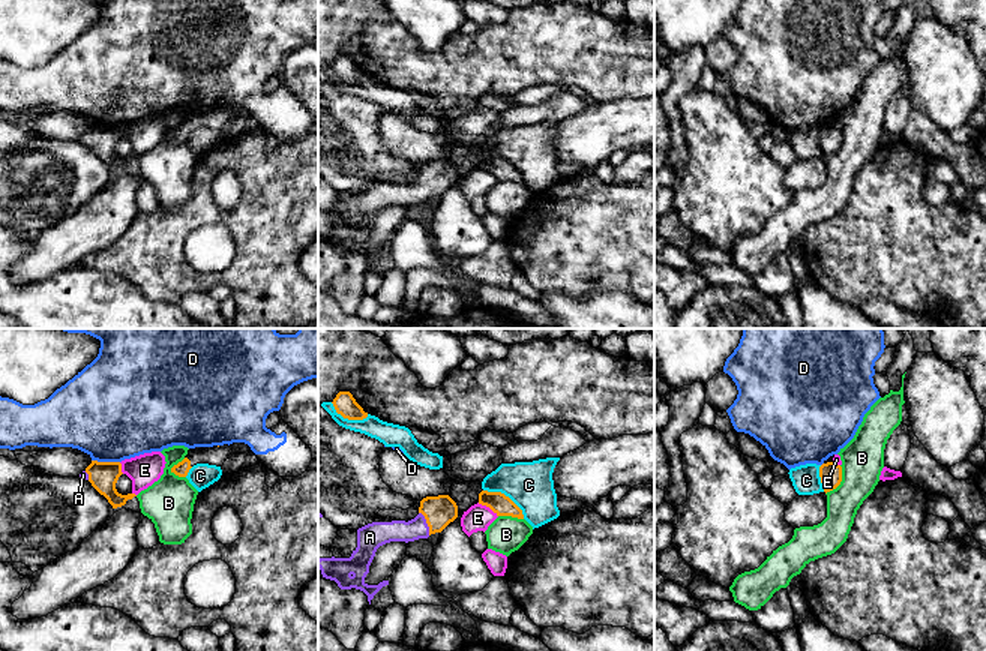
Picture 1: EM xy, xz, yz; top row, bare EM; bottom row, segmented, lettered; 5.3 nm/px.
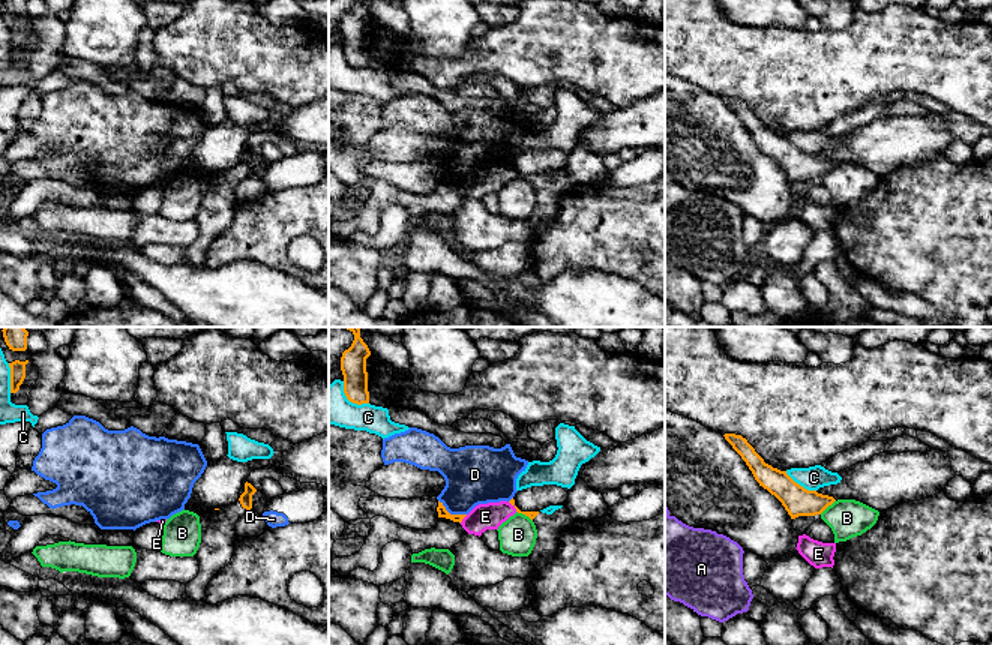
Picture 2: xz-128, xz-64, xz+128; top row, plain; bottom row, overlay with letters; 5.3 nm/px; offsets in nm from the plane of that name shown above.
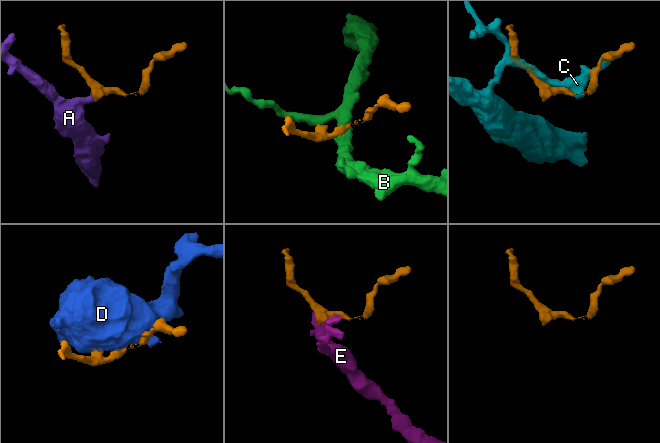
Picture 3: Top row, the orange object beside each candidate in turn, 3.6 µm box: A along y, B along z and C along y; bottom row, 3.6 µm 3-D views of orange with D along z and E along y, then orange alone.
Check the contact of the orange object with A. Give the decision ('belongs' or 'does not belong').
belongs

